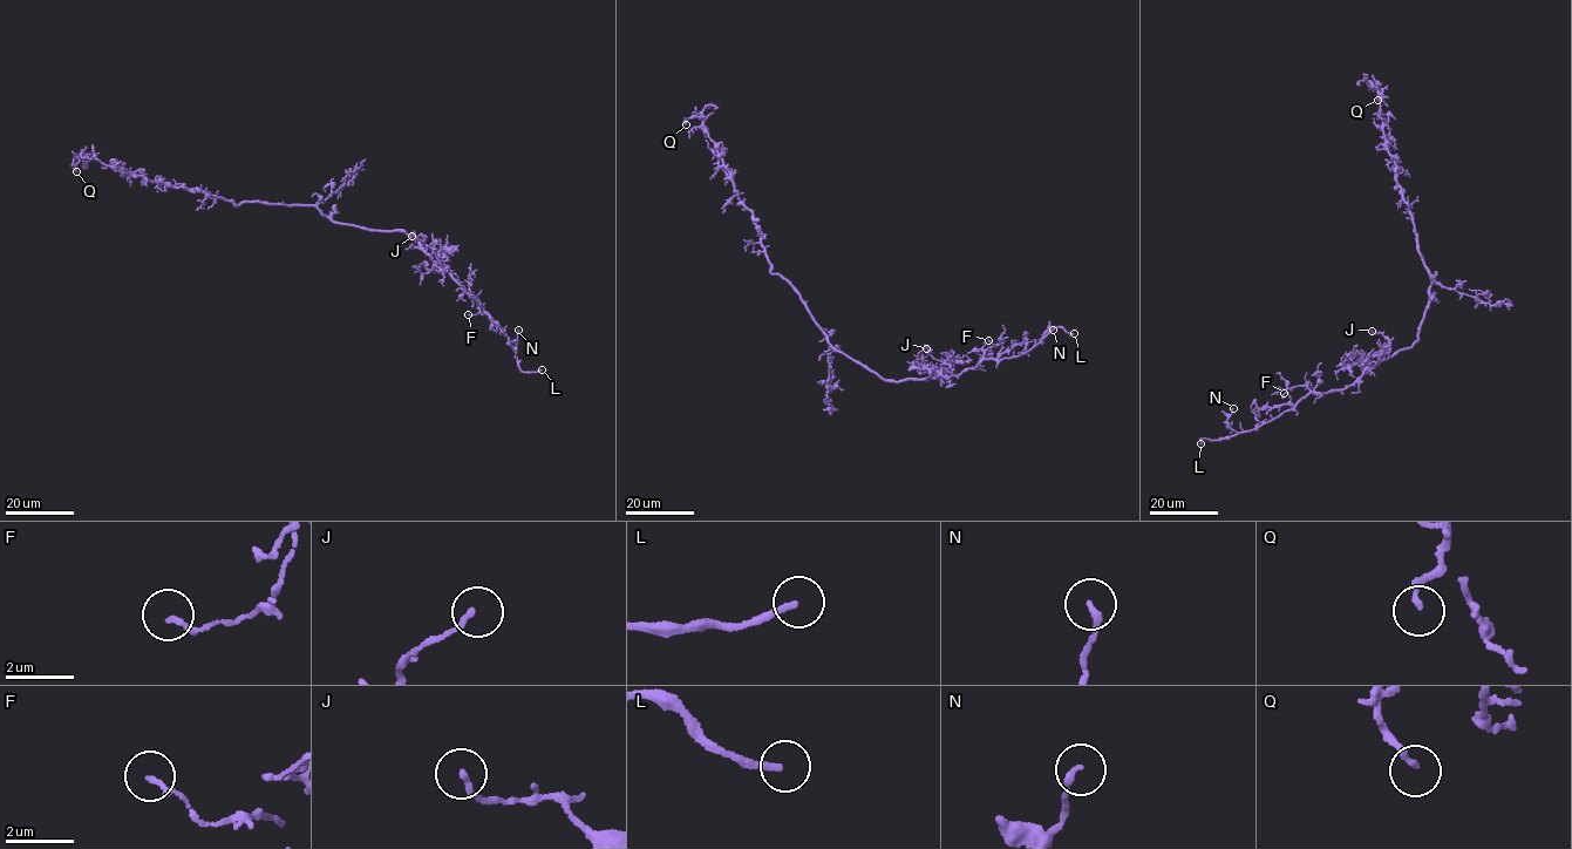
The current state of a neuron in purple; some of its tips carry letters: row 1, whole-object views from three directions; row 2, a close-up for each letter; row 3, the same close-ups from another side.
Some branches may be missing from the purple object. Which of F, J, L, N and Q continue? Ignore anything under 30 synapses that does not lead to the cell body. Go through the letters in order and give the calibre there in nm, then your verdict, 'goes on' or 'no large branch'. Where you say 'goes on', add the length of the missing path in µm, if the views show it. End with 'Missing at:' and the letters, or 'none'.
F: 150 nm thick; no large branch
J: 150 nm thick; no large branch
L: 190 nm thick; goes on; about 35 µm are missing
N: 180 nm thick; no large branch
Q: 170 nm thick; no large branch
Missing at: L

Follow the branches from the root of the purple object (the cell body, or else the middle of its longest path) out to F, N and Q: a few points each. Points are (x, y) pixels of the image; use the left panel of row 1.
F: (351, 224), (406, 232), (431, 248), (453, 278), (480, 303), (480, 311), (468, 314)
N: (351, 224), (406, 232), (430, 246), (453, 278), (504, 332), (515, 352), (518, 330)
Q: (351, 224), (311, 205), (237, 205), (93, 156), (74, 157), (76, 171)

